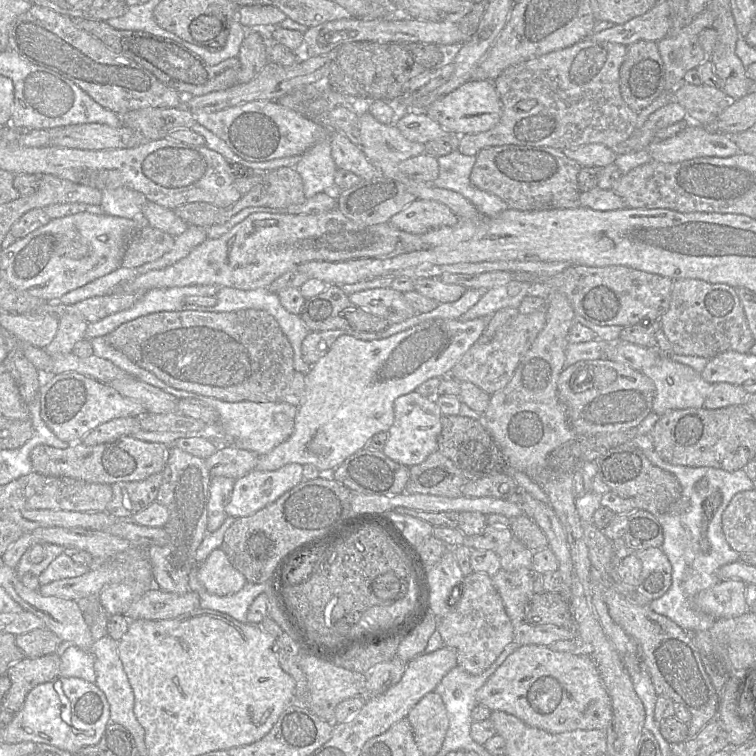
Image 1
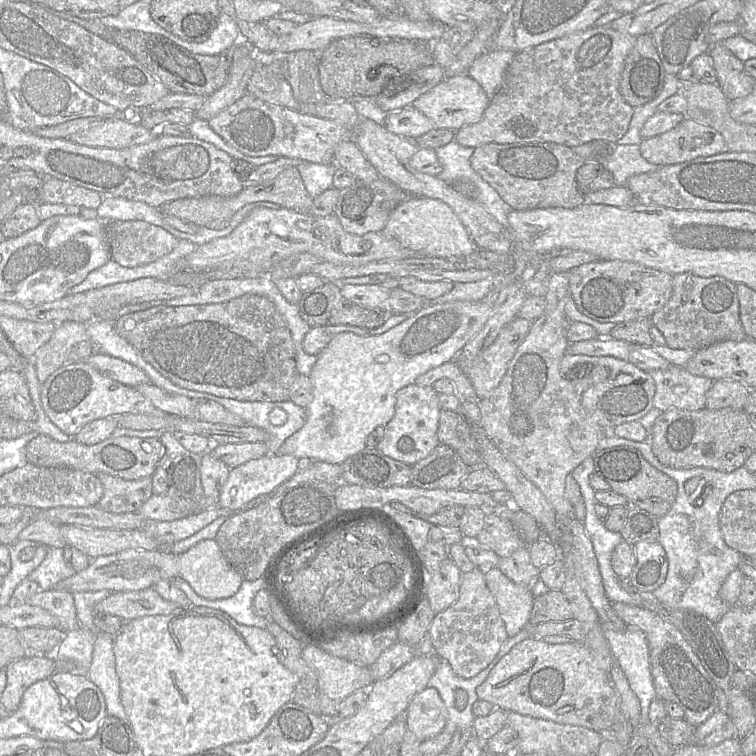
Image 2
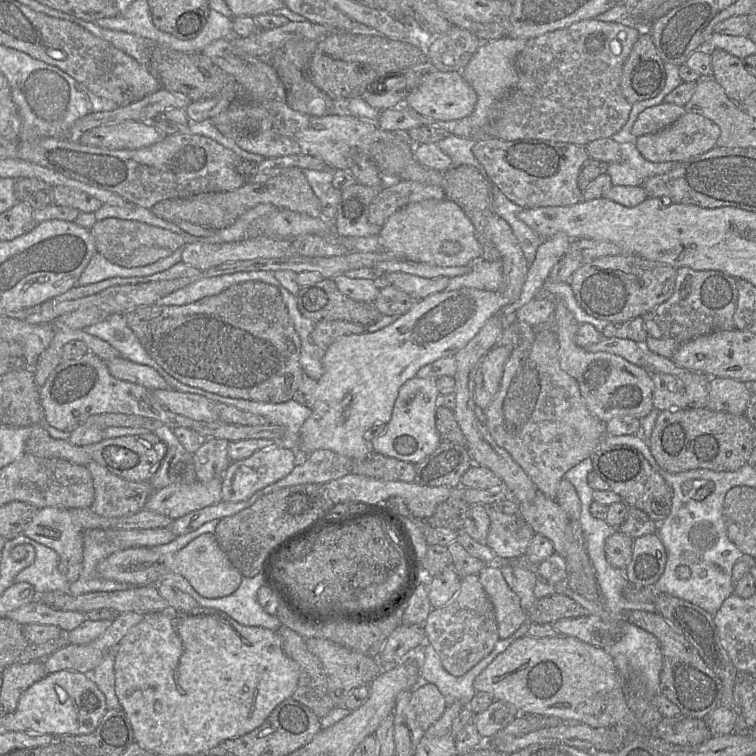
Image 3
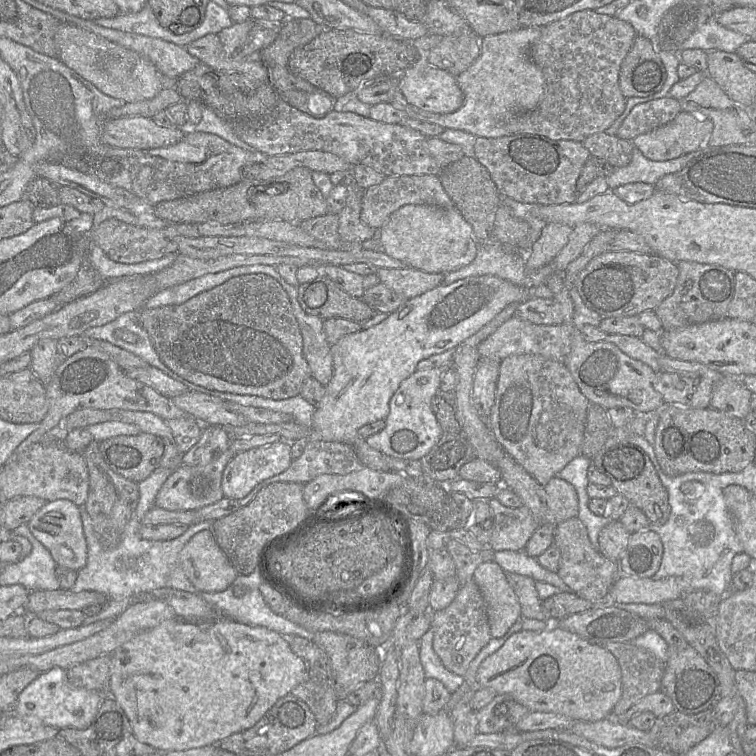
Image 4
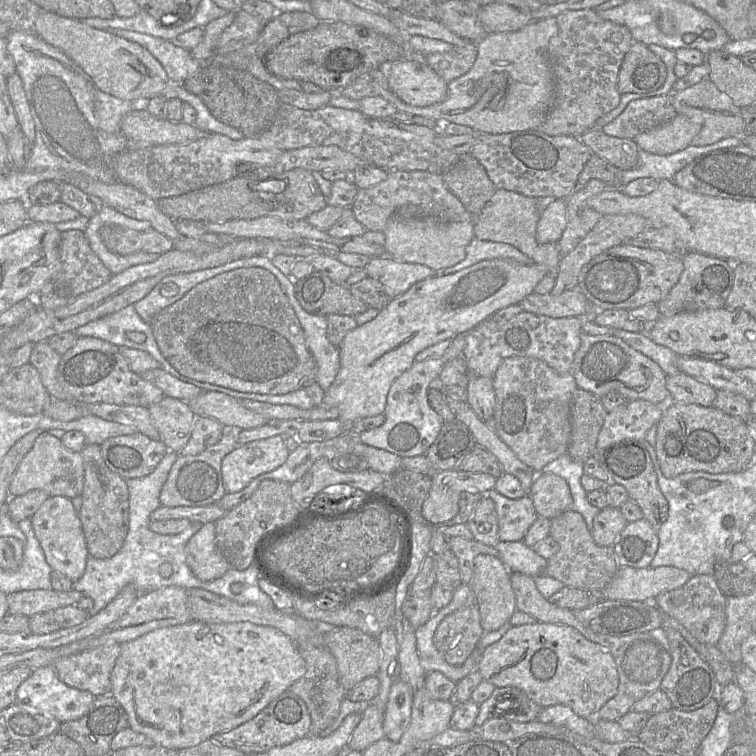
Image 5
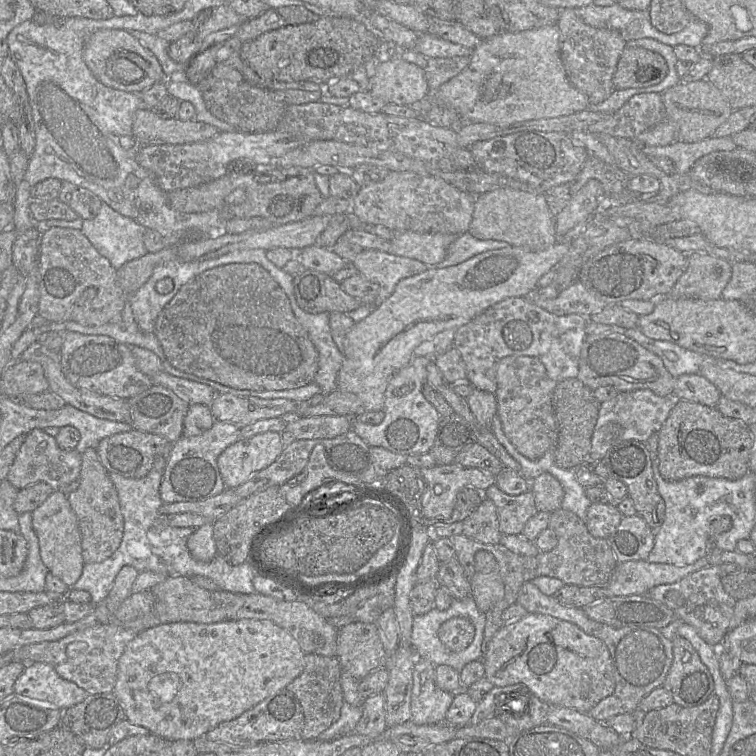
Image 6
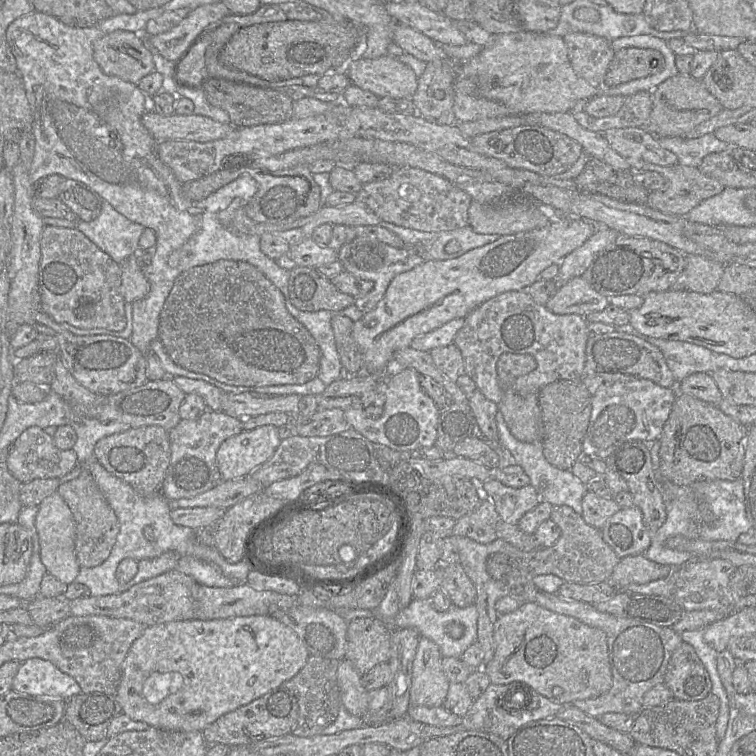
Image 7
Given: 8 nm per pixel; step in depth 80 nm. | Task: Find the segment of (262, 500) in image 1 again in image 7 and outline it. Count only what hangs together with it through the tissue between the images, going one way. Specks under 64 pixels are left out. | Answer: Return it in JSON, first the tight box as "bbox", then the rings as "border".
{"bbox":[216,425,280,480],"border":[[[273,425],[242,430],[226,439],[216,453],[216,466],[222,480],[251,474],[272,457],[280,442],[278,428]]]}

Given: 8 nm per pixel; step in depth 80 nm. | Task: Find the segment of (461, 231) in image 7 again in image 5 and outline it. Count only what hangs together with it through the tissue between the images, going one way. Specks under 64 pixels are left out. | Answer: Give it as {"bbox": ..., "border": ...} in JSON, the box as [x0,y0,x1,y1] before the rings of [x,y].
{"bbox":[436,237,534,276],"border":[[[474,237],[466,247],[464,260],[454,266],[436,271],[436,275],[442,276],[455,273],[470,267],[480,261],[496,258],[509,258],[521,264],[533,264],[534,261],[514,246],[502,242],[483,241]]]}

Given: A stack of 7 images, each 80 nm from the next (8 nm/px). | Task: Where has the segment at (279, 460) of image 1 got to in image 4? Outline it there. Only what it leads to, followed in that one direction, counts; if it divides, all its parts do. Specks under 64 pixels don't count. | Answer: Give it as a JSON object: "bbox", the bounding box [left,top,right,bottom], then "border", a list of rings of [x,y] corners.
{"bbox":[311,275,529,471],"border":[[[494,275],[471,276],[407,299],[379,324],[346,334],[331,345],[333,376],[312,417],[311,438],[349,444],[363,466],[388,471],[387,456],[370,447],[358,434],[359,428],[386,419],[391,397],[421,360],[455,350],[505,307],[529,298],[527,287]]]}

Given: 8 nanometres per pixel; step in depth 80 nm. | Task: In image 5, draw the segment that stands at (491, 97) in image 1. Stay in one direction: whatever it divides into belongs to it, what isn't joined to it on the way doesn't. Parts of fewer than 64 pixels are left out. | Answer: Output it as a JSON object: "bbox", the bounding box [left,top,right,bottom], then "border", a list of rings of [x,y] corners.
{"bbox":[382,59,448,107],"border":[[[400,59],[382,65],[393,93],[403,102],[419,107],[442,101],[448,83],[428,64]]]}

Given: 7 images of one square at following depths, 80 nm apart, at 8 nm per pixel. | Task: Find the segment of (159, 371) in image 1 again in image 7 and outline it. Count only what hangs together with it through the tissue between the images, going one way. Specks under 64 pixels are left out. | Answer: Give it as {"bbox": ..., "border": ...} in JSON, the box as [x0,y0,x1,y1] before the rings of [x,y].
{"bbox":[158,260,321,386],"border":[[[218,260],[181,273],[161,311],[158,337],[176,365],[232,386],[305,384],[320,370],[321,350],[313,336],[290,314],[282,292],[246,261]]]}

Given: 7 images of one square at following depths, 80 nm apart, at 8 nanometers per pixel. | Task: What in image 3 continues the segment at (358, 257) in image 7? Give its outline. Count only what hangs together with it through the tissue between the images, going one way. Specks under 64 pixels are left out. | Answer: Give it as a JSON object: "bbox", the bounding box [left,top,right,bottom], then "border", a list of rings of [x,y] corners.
{"bbox":[384,272,450,300],"border":[[[389,272],[384,275],[391,285],[419,300],[444,291],[450,280],[444,276],[423,278],[403,272]]]}

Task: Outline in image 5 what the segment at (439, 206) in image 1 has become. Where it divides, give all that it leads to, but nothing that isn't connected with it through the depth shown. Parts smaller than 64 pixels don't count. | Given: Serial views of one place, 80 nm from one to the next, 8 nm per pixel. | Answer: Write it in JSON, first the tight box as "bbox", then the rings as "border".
{"bbox":[384,215,475,271],"border":[[[393,215],[387,222],[384,249],[396,261],[425,265],[435,271],[464,260],[466,247],[475,237],[473,221],[442,222],[434,218],[404,218]]]}

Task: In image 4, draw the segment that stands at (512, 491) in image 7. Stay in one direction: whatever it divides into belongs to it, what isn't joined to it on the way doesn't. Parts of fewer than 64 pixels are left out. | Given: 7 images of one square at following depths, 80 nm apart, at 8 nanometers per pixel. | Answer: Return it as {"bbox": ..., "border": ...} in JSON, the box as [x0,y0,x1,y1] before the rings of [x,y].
{"bbox":[488,497,539,552],"border":[[[496,497],[489,500],[493,513],[493,533],[488,547],[494,552],[522,551],[539,527],[539,521],[524,505],[518,508],[503,506]]]}

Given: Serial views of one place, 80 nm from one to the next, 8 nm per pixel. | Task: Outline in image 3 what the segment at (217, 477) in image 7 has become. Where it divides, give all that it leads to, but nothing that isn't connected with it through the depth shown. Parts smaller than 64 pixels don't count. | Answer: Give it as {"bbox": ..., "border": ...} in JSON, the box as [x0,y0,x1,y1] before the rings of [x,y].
{"bbox":[144,478,222,520],"border":[[[222,478],[192,484],[173,484],[155,490],[146,501],[144,509],[163,514],[176,520],[190,512],[222,501]]]}

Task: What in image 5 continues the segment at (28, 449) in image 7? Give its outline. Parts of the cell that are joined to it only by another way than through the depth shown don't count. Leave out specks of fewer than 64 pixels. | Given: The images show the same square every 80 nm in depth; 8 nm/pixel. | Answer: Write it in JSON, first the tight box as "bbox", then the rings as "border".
{"bbox":[8,432,84,497],"border":[[[41,432],[31,449],[20,461],[8,488],[10,497],[40,489],[49,496],[80,497],[84,486],[84,465],[81,452],[67,449],[60,439]]]}

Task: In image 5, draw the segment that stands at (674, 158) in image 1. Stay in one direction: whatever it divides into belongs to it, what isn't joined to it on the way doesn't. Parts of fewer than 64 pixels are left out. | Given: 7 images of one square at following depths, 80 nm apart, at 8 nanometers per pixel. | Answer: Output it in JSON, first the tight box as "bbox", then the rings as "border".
{"bbox":[634,114,702,155],"border":[[[677,114],[674,118],[634,138],[638,147],[656,155],[670,155],[692,145],[702,126]]]}

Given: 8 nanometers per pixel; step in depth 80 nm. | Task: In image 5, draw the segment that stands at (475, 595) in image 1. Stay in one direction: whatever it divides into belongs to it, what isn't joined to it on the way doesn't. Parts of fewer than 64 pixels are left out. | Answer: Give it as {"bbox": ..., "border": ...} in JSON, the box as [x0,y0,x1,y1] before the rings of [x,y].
{"bbox":[434,603,484,666],"border":[[[474,603],[462,606],[442,620],[434,634],[434,644],[447,663],[461,666],[484,634],[479,608]]]}

